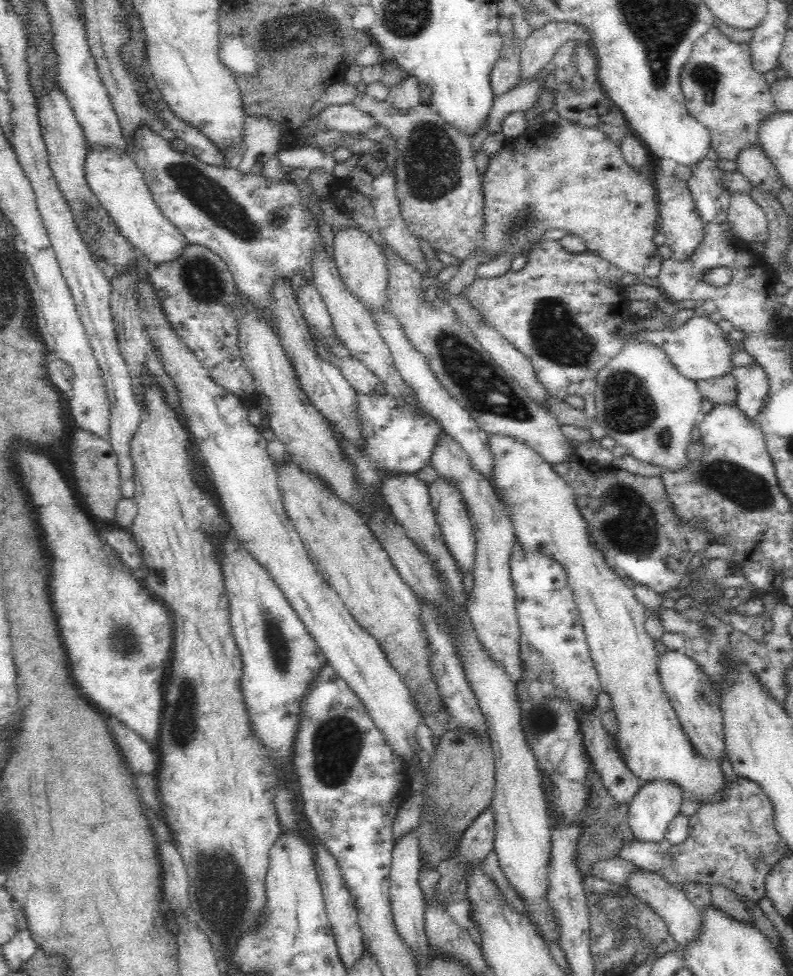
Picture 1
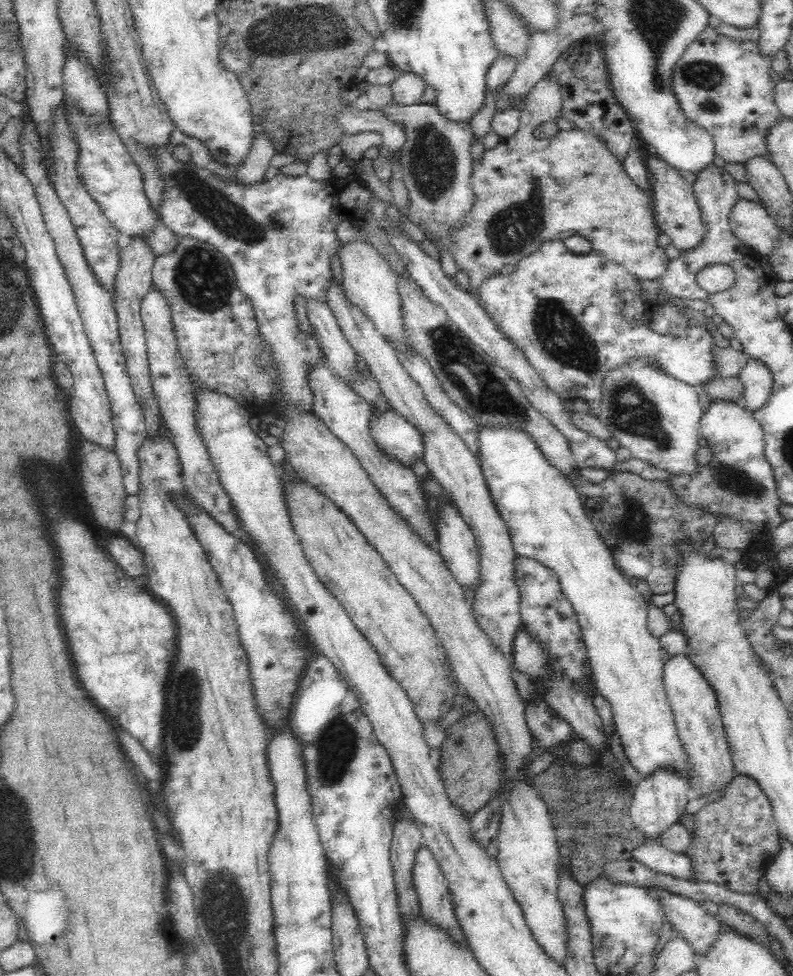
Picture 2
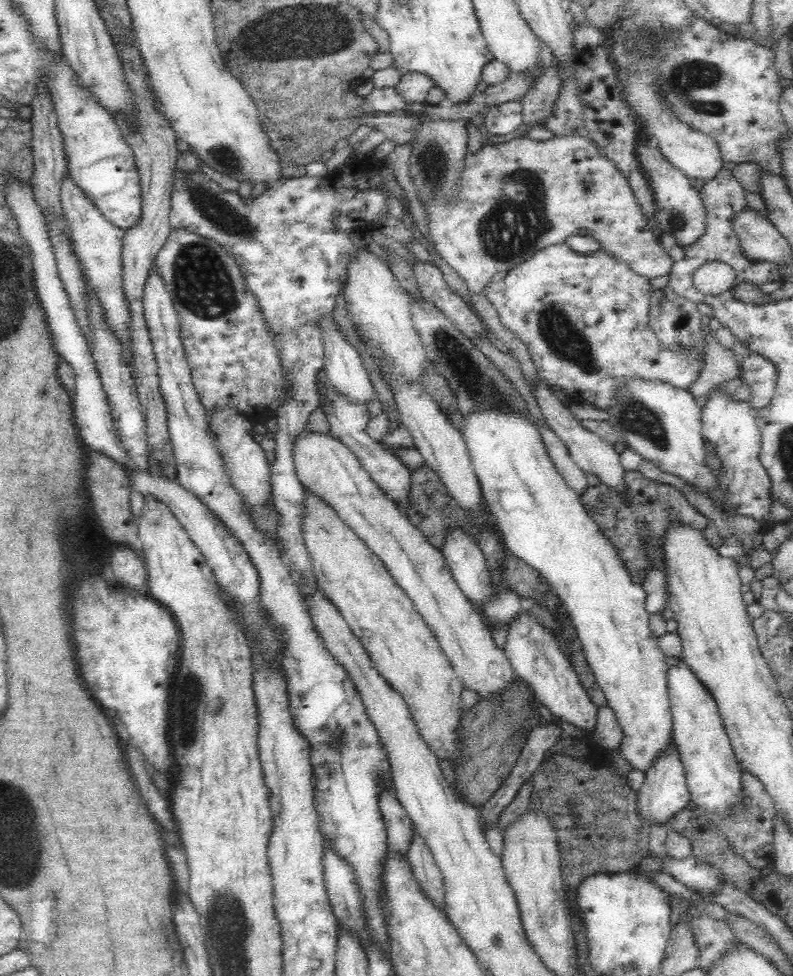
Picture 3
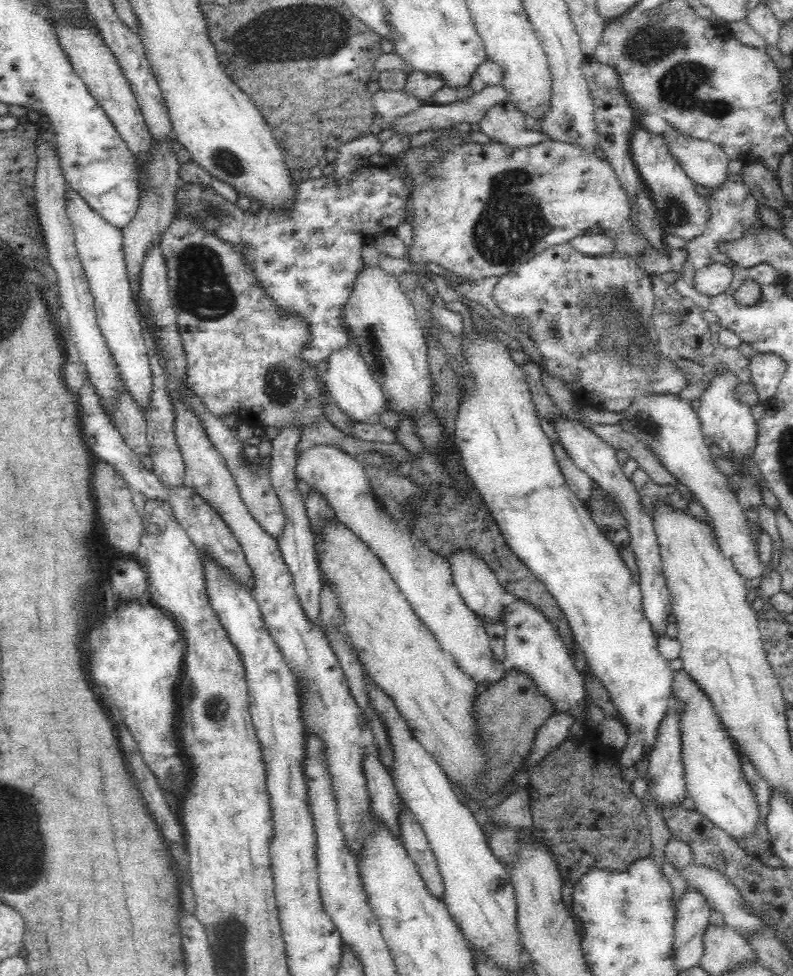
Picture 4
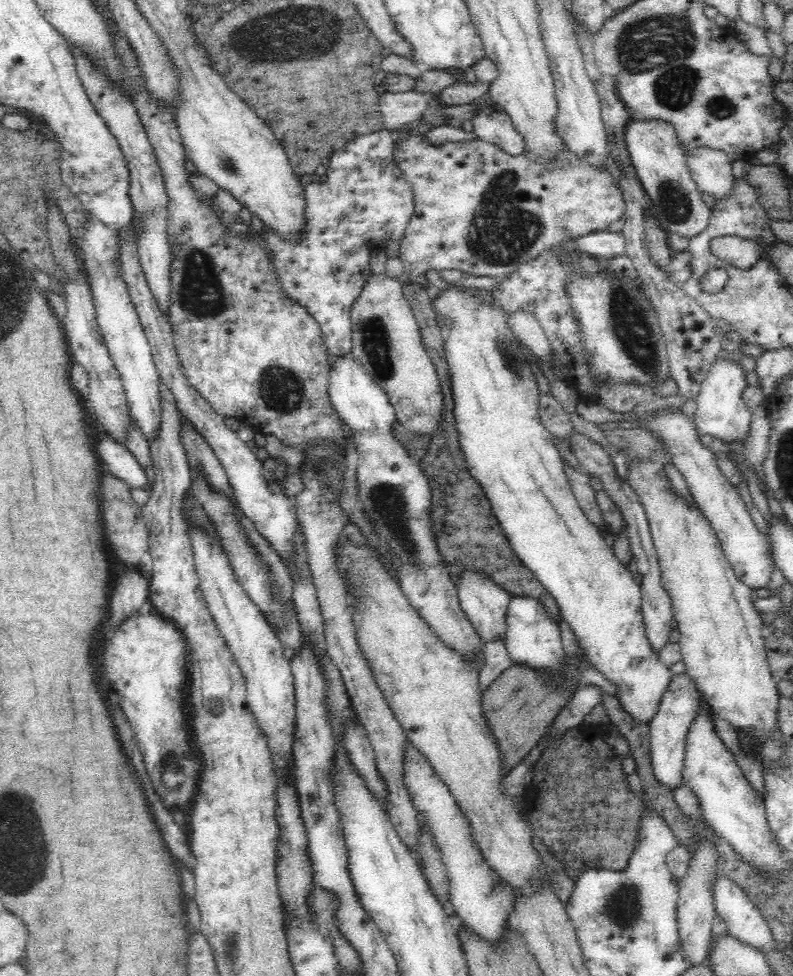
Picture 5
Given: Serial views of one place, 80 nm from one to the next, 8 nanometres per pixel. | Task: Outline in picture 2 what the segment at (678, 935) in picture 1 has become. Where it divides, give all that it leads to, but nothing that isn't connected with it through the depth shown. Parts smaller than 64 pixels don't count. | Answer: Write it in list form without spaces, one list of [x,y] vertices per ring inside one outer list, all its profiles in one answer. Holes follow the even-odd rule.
[[[647,886],[649,893],[660,901],[663,906],[666,922],[674,927],[675,932],[680,936],[685,936],[685,940],[695,950],[695,954],[705,955],[714,941],[719,937],[722,922],[715,916],[708,914],[696,901],[678,896],[666,889]]]

